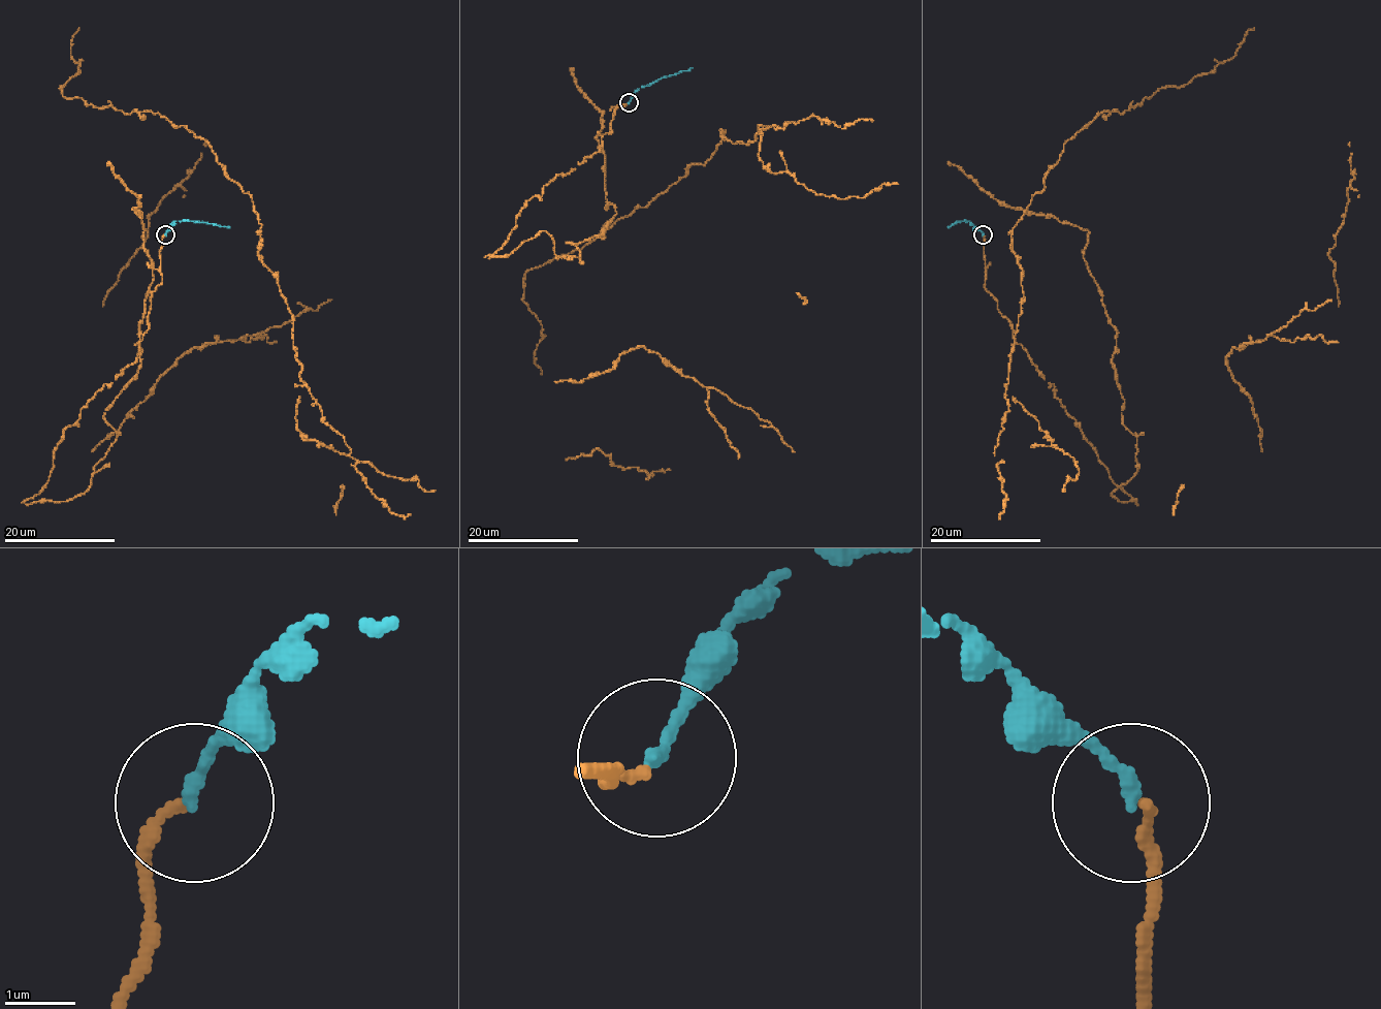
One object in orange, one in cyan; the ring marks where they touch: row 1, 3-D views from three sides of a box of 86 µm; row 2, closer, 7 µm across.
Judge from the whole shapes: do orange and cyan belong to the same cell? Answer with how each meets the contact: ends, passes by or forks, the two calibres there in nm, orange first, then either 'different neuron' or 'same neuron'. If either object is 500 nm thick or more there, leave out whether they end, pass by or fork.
orange ends | cyan ends | 140/180 nm | same neuron

